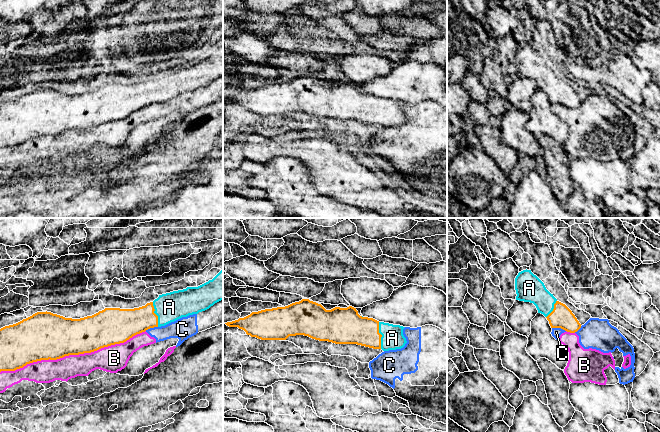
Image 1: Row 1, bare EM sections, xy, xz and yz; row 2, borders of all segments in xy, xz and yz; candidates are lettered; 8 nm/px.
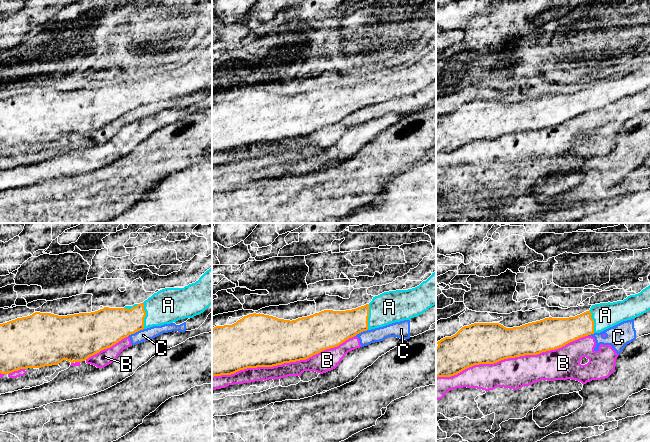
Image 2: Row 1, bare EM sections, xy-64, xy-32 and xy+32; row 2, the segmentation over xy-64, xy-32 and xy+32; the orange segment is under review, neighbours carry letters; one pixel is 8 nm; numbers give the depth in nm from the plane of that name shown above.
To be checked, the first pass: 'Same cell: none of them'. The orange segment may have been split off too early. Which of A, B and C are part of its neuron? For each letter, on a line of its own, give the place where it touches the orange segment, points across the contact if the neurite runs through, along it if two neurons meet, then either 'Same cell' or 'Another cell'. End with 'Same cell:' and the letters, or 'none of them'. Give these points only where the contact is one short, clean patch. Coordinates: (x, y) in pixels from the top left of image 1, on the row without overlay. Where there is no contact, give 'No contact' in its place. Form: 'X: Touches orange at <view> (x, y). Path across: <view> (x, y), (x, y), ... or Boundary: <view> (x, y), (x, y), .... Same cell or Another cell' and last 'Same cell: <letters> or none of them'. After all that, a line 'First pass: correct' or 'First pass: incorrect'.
A: Touches orange at xz (381, 111). Path across: xz (351, 104), (381, 111), (392, 114). Same cell
B: Touches orange at xy (72, 130). Another cell
C: Touches orange at yz (559, 103). Boundary: yz (552, 103), (560, 103), (565, 107). Another cell
Same cell: A
First pass: incorrect

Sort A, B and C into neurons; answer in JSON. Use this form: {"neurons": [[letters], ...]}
{"neurons": [["A"], ["B", "C"]]}

